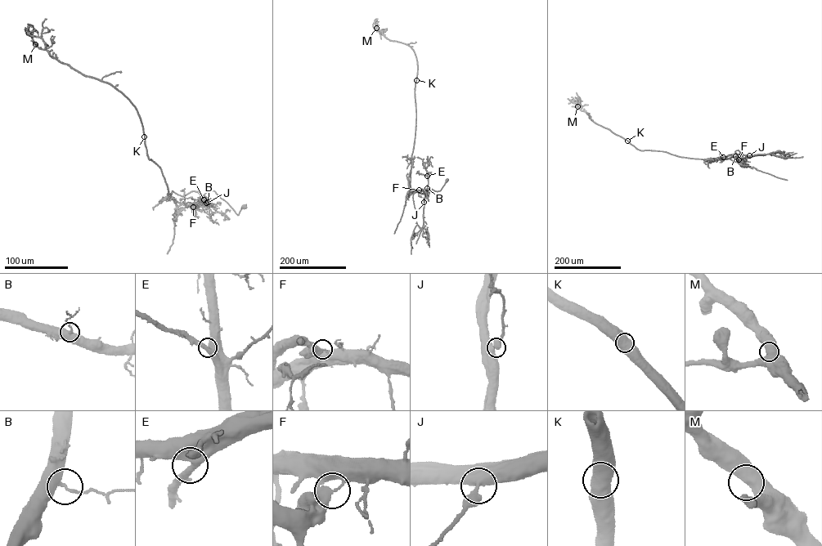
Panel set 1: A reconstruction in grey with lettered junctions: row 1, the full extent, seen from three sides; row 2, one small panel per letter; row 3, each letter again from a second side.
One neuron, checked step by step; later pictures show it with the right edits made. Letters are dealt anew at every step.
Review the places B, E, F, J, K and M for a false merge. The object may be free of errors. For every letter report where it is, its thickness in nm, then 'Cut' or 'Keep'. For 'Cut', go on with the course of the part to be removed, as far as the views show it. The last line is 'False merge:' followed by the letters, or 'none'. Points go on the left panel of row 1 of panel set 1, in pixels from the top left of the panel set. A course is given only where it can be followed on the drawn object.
B: Place: (208, 202). Thickness 400 nm. Keep
E: Place: (204, 199). Thickness 440 nm. Keep
F: Place: (193, 207). Thickness 400 nm. Cut. Course of the part to remove: (193, 207), (186, 207), (172, 218), (175, 226), (173, 243), (167, 253)
J: Place: (206, 203). Thickness 420 nm. Keep
K: Place: (144, 136). Thickness 750 nm. Keep
M: Place: (35, 44). Thickness 550 nm. Keep
False merge: F

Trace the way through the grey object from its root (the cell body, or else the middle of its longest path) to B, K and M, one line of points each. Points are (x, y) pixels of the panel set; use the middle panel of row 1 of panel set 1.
B: (446, 180), (440, 190), (432, 189), (425, 195), (427, 188)
K: (446, 180), (437, 191), (432, 189), (423, 194), (414, 192), (410, 188), (416, 80)
M: (446, 180), (440, 190), (432, 189), (423, 194), (411, 190), (417, 61), (410, 46), (388, 39), (376, 28)

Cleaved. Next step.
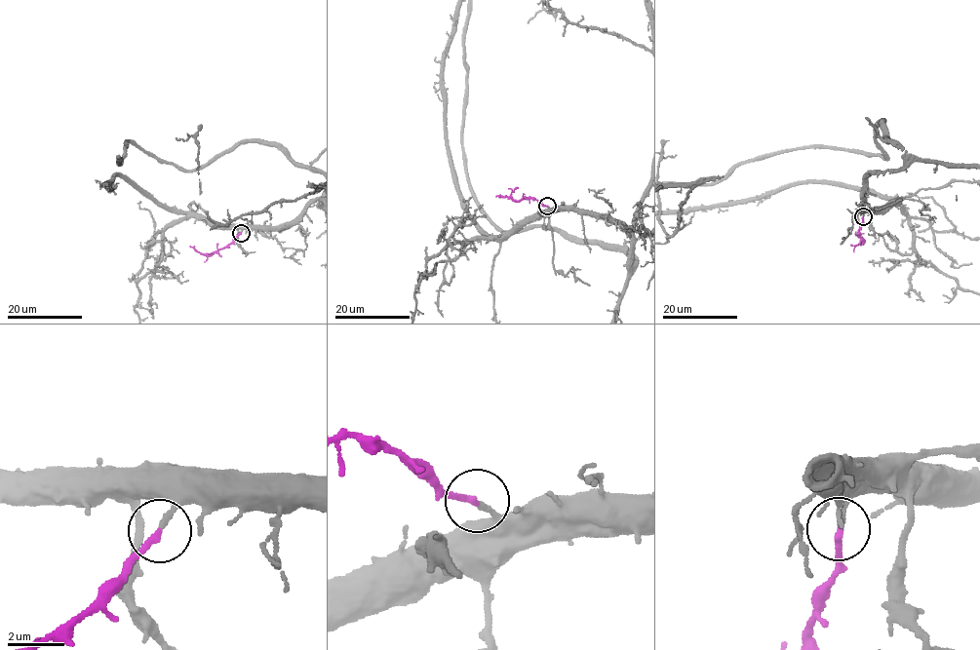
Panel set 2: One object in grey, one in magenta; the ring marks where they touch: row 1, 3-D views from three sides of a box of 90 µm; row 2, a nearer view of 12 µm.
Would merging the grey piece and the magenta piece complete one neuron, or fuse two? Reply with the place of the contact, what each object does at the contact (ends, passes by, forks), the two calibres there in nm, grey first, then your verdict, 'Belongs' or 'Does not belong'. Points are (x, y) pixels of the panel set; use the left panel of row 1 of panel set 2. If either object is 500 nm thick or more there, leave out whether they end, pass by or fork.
Place: (241, 233). At the ring grey ends. At the ring magenta ends. Thickness 190 nm (grey) against 240 nm. Belongs

